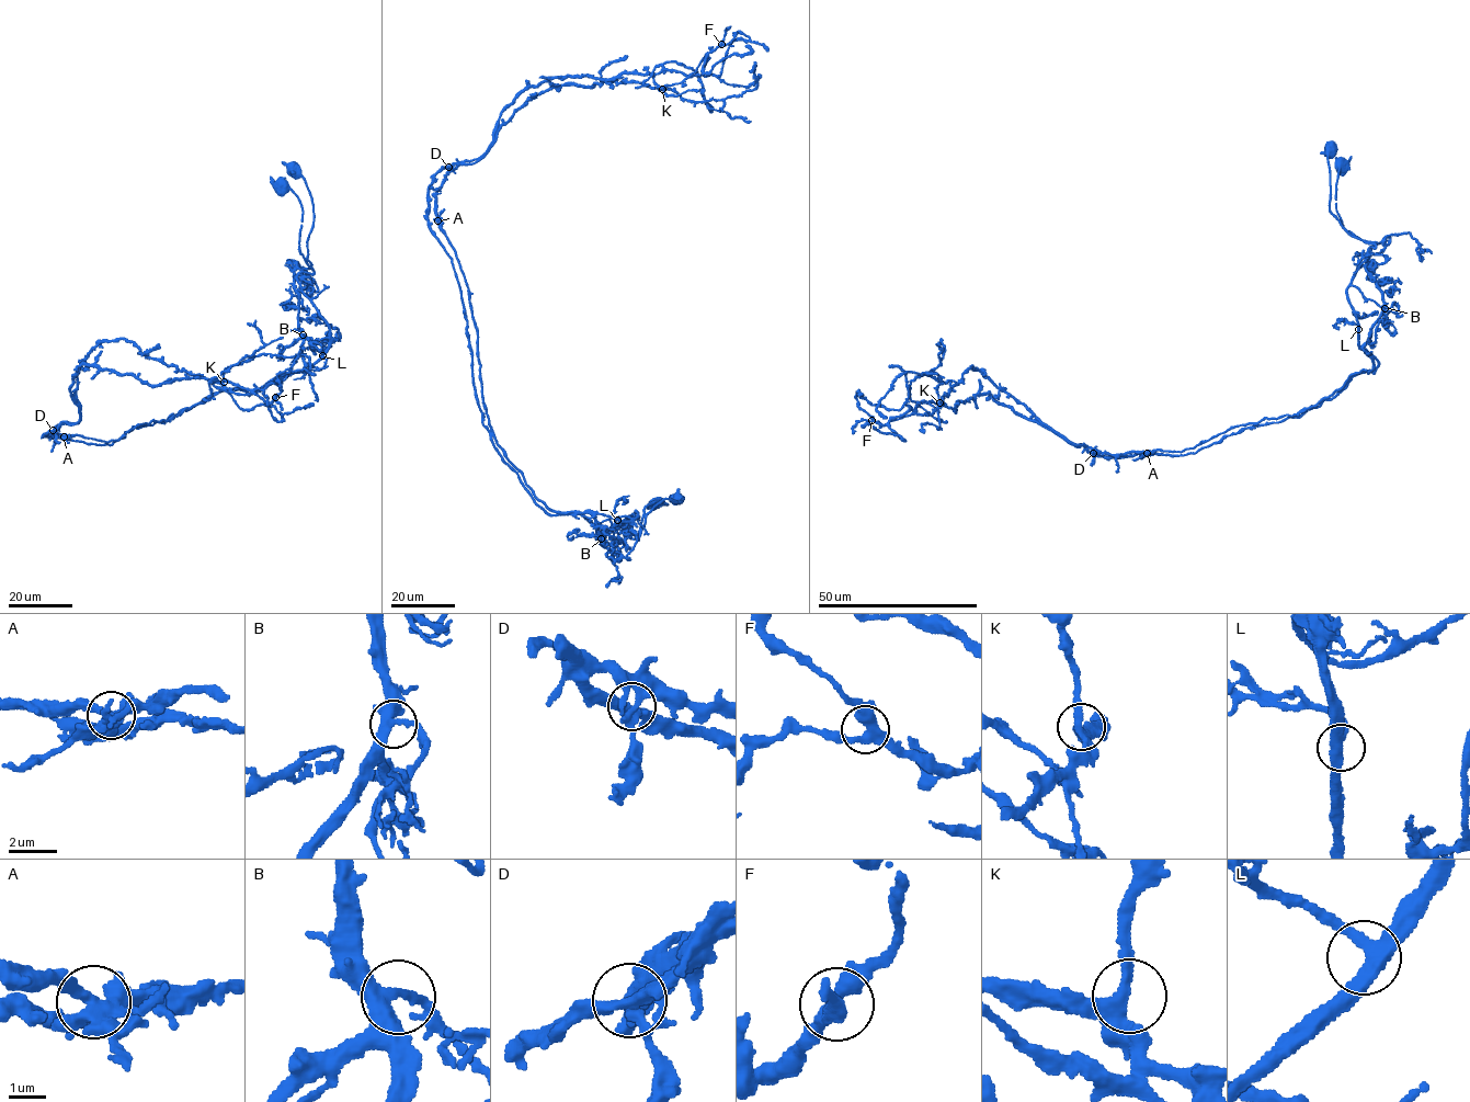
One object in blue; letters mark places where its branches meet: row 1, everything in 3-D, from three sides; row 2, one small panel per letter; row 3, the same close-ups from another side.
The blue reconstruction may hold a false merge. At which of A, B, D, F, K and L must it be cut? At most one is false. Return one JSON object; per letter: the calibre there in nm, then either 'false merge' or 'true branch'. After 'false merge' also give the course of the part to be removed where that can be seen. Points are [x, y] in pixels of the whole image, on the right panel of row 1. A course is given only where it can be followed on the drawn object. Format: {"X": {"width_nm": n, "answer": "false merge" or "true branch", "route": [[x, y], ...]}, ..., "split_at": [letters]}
{"A": {"width_nm": 460, "answer": "true branch"}, "B": {"width_nm": 320, "answer": "true branch"}, "D": {"width_nm": 320, "answer": "false merge", "route": [[1093, 452], [1195, 453], [1374, 373], [1377, 242], [1336, 209], [1351, 156]]}, "F": {"width_nm": 400, "answer": "true branch"}, "K": {"width_nm": 280, "answer": "true branch"}, "L": {"width_nm": 360, "answer": "true branch"}, "split_at": ["D"]}

